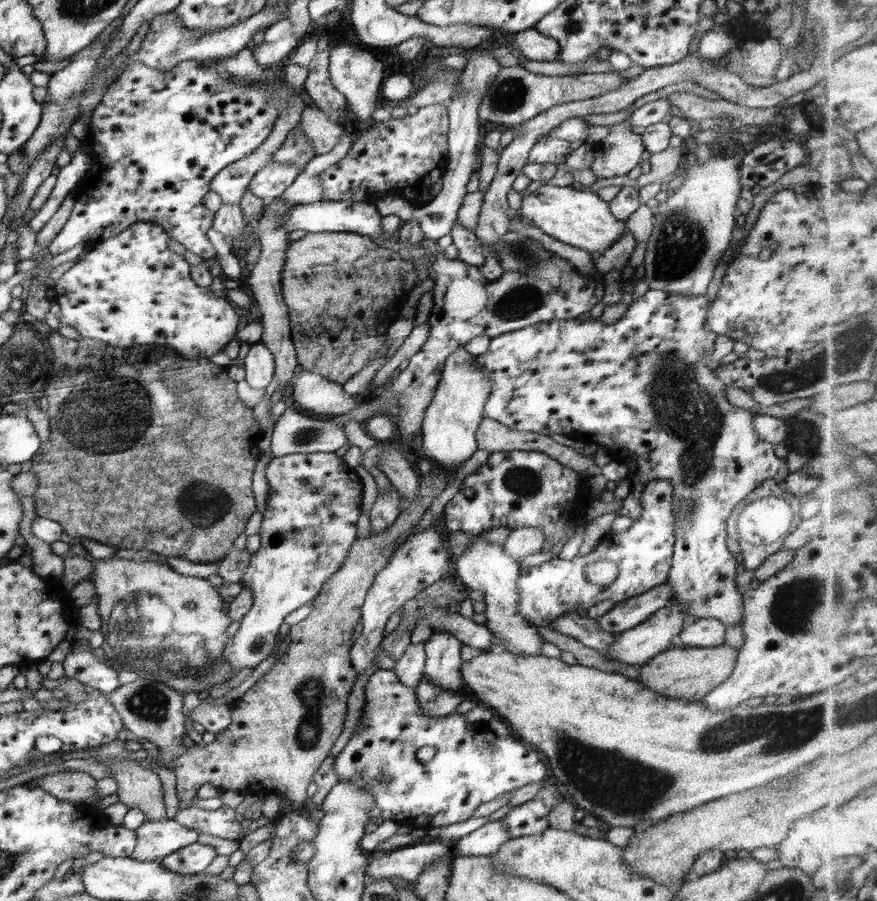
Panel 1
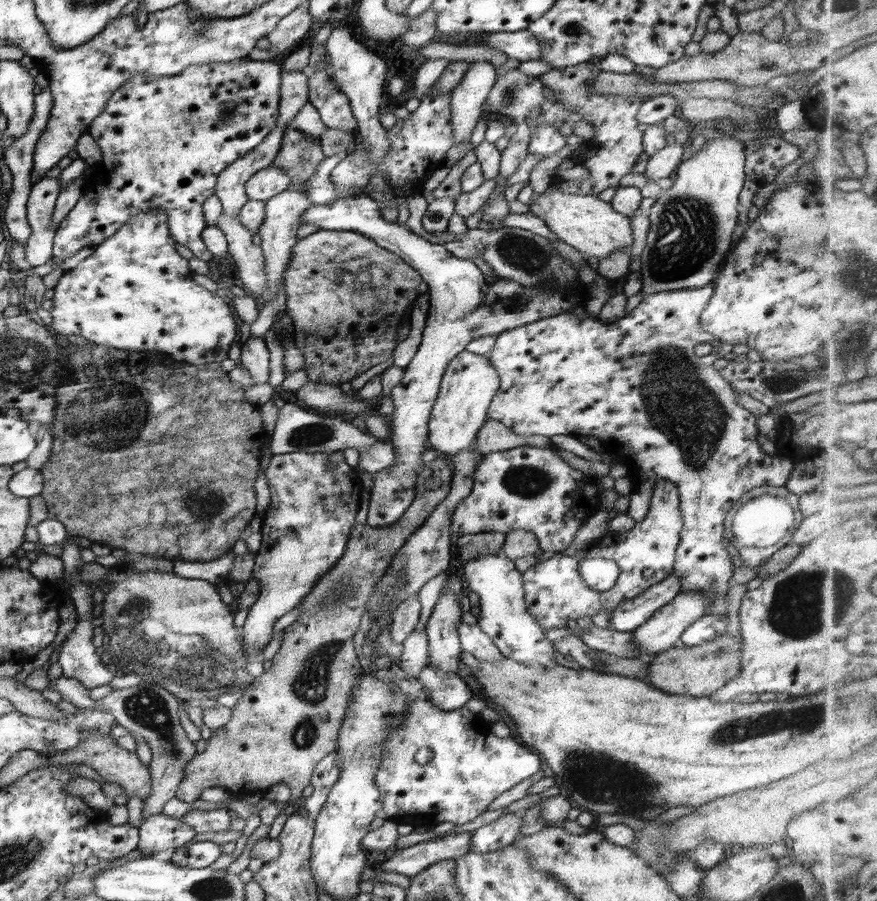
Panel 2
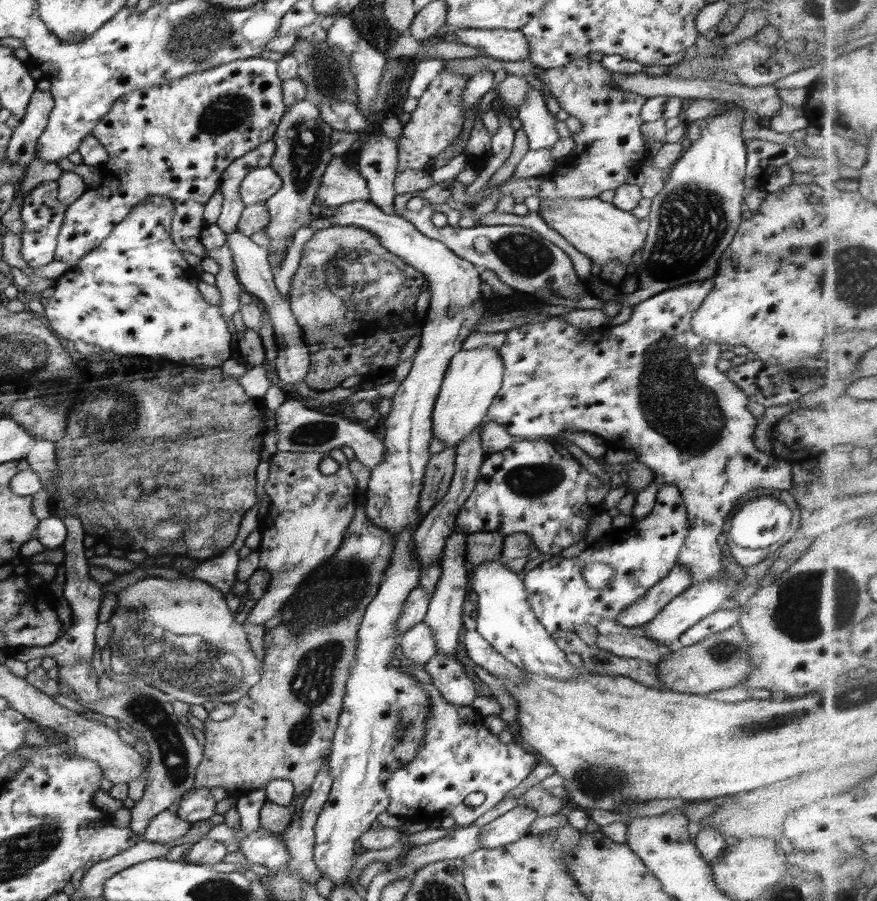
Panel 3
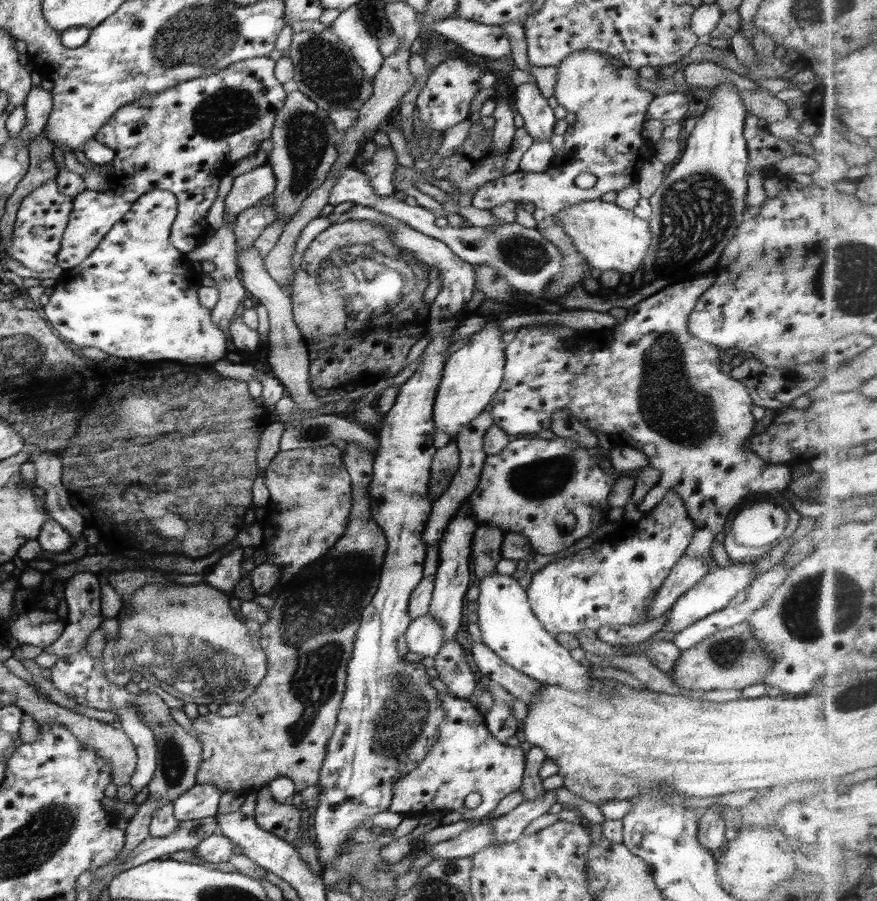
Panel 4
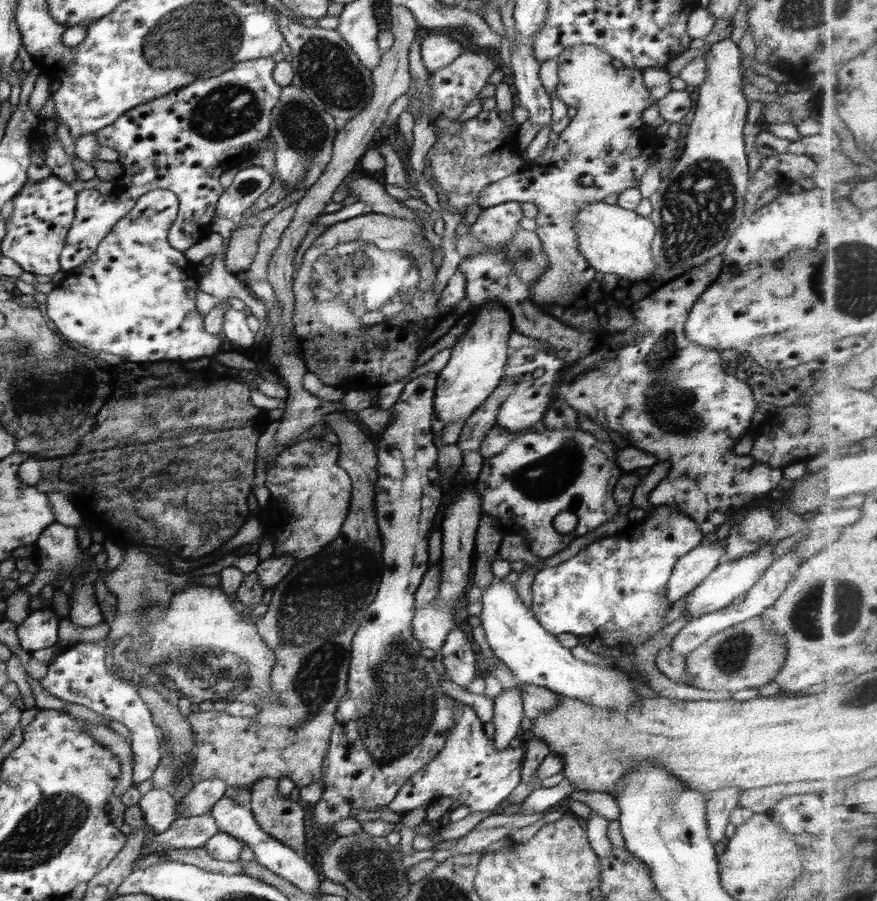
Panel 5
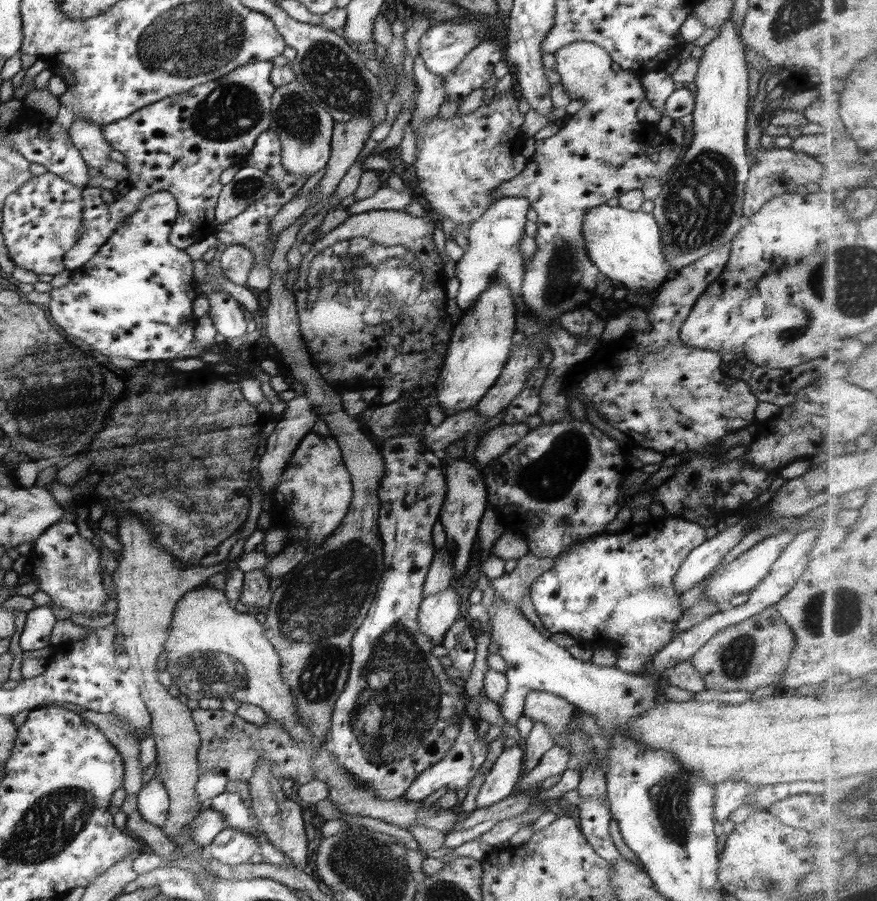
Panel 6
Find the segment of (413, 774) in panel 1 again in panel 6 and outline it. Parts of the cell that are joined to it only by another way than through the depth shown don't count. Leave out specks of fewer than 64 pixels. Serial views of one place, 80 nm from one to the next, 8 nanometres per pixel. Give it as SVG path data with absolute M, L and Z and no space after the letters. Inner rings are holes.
M465 713L462 717L462 724L460 727L460 732L454 741L454 744L450 746L450 753L442 759L442 761L430 766L430 769L426 769L422 771L415 779L414 782L410 785L410 788L406 791L406 794L403 794L400 799L406 799L409 801L416 801L416 802L423 802L423 800L432 794L432 792L436 792L436 790L440 790L440 788L449 787L451 791L457 792L462 788L468 788L470 786L471 780L480 773L480 768L488 762L488 750L487 746L482 744L482 741L478 740L478 733L477 733L477 725L478 720L470 719L468 715ZM518 744L505 748L485 774L484 783L476 795L478 809L492 806L516 792L523 774L523 759Z

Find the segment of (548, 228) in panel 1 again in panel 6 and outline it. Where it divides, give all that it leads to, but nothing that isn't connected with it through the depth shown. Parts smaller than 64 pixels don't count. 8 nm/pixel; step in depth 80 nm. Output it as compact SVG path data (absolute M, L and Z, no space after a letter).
M600 205L584 215L582 232L587 253L599 272L630 293L646 290L656 296L658 289L675 277L675 270L665 261L660 226L651 213Z

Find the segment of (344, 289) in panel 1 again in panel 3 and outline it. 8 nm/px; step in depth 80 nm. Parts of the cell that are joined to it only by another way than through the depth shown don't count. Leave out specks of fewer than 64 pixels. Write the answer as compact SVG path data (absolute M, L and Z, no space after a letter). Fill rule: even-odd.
M332 225L331 227L319 229L314 233L314 236L309 239L304 248L302 249L302 258L296 274L292 277L292 284L290 292L287 294L287 299L290 303L290 308L296 317L298 326L300 326L303 332L303 339L306 346L309 348L309 357L311 360L305 382L311 388L316 391L330 390L341 386L342 382L348 376L354 376L360 374L366 375L368 370L374 370L372 374L387 374L397 367L398 359L400 358L400 350L406 346L406 342L421 334L421 328L424 326L425 319L419 319L416 317L416 300L419 294L422 292L422 286L424 286L424 276L410 266L407 262L404 262L403 258L392 254L388 249L384 248L379 241L378 236L371 233L369 230L357 227L357 226L340 226ZM362 294L374 294L374 298L370 298L370 302L366 302L366 298L362 298Z

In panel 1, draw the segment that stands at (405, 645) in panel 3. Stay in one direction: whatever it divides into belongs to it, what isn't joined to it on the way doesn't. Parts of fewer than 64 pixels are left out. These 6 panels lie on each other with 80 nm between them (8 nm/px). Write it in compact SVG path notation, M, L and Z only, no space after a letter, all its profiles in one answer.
M411 643L406 648L406 652L396 662L396 667L393 669L393 672L396 673L396 678L404 686L416 689L416 686L424 678L425 659L424 646Z

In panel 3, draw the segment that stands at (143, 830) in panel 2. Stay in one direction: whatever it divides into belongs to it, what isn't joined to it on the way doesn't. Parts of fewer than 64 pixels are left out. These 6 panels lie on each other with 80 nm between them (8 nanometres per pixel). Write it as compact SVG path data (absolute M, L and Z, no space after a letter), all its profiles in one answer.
M163 810L145 828L143 839L148 842L164 844L183 837L191 823L182 820L175 812Z

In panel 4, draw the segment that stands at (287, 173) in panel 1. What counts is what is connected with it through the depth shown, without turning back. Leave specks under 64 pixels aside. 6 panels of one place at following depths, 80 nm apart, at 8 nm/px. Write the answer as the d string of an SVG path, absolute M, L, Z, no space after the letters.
M269 165L236 176L232 190L224 198L225 213L238 215L246 208L260 204L276 190L276 178Z

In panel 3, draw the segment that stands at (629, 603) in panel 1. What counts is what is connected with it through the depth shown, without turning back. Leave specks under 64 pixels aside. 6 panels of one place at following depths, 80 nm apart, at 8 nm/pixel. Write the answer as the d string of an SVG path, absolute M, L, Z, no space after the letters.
M677 563L640 600L632 603L618 615L618 624L624 628L640 631L642 626L658 617L658 612L662 612L673 598L682 594L692 583L692 573L687 571L684 565Z

